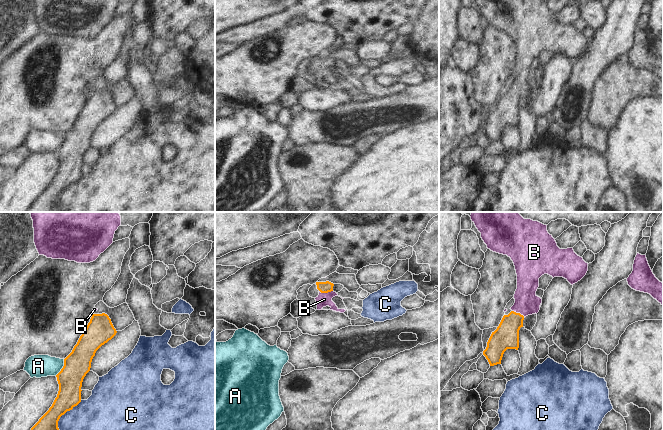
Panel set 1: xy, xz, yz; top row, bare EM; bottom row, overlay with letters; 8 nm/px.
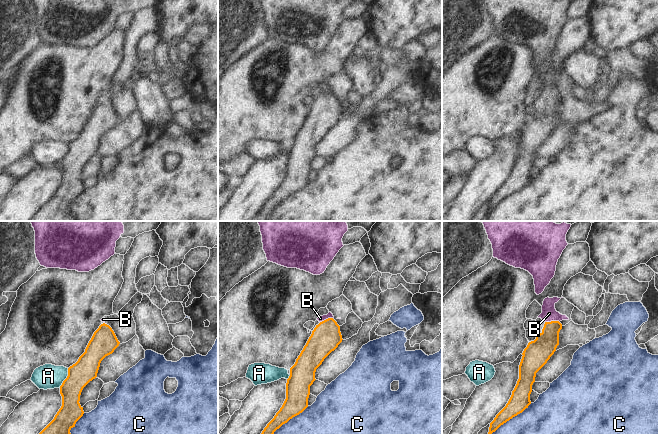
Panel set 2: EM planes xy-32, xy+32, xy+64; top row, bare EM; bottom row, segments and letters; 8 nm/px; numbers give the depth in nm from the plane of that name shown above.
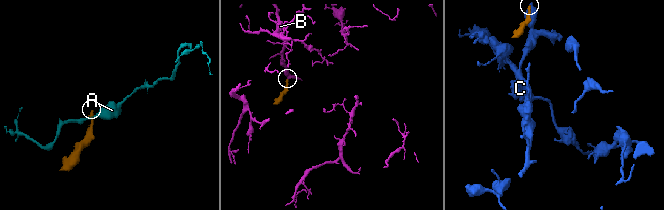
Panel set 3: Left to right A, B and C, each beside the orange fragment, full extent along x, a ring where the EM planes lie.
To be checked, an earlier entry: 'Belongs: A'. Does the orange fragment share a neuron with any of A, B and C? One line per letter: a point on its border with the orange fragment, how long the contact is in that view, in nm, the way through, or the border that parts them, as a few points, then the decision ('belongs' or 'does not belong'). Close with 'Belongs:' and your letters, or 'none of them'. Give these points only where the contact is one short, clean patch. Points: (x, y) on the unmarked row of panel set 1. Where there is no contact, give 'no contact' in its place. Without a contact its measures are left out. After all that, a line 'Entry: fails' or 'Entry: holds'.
A: meets orange in xy at (63, 143); contact 150 nm long; border along xy (64, 135), (64, 141), (55, 151); does not belong
B: meets orange in xz at (326, 68); contact 110 nm long; runs through xz (324, 63), (326, 68), (324, 75); belongs
C: meets orange in xy at (61, 191); contact 320 nm long; does not belong
Belongs: B
Entry: fails

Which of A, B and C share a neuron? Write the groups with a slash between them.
A / B / C

